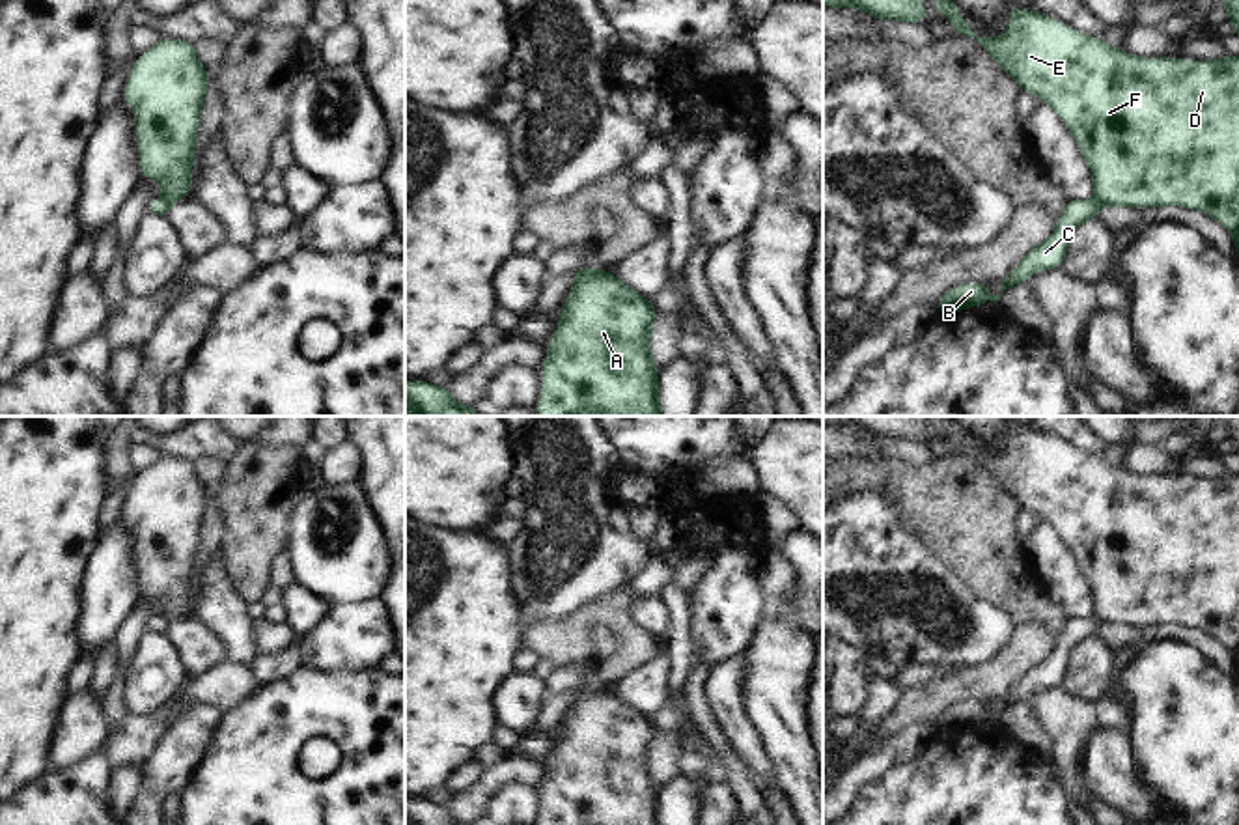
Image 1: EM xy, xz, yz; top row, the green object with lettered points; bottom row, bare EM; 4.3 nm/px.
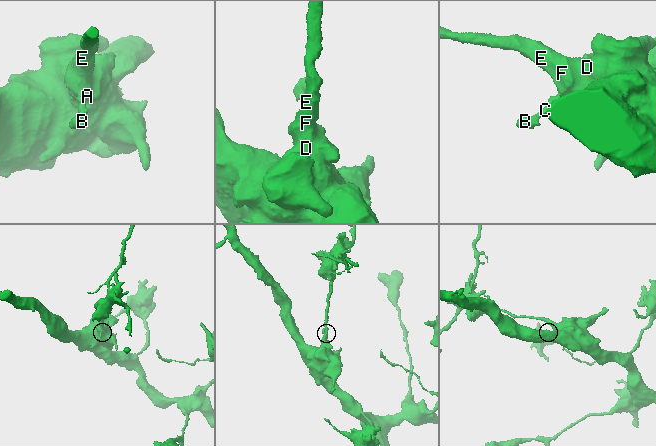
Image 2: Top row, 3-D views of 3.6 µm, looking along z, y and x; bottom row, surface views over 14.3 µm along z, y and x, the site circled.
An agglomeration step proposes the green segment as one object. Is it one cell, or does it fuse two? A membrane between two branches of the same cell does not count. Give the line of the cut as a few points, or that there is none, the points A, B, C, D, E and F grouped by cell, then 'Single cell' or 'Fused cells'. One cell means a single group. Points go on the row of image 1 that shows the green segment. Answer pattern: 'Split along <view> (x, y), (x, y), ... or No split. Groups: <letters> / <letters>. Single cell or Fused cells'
Split along yz (1094, 196), (1103, 206). Groups: A D E F / B C. Fused cells

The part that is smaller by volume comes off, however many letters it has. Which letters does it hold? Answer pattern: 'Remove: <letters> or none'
Remove: B, C

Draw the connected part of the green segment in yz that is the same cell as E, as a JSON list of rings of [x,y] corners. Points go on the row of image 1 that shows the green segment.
[[[935,0],[955,35],[976,41],[1019,84],[1047,103],[1071,131],[1093,175],[1095,200],[1103,205],[1164,207],[1177,203],[1200,209],[1224,224],[1235,243],[1239,259],[1239,56],[1209,62],[1172,56],[1138,58],[1112,49],[1105,39],[1084,35],[1075,28],[1037,11],[1011,4],[1009,26],[998,37],[983,37],[970,30],[952,0]]]

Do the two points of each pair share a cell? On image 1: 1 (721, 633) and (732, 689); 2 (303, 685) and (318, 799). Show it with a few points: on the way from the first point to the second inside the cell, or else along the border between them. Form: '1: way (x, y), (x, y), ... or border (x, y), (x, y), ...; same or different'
1: border (749, 646), (711, 669); different
2: way (293, 713), (290, 717), (290, 773); same

